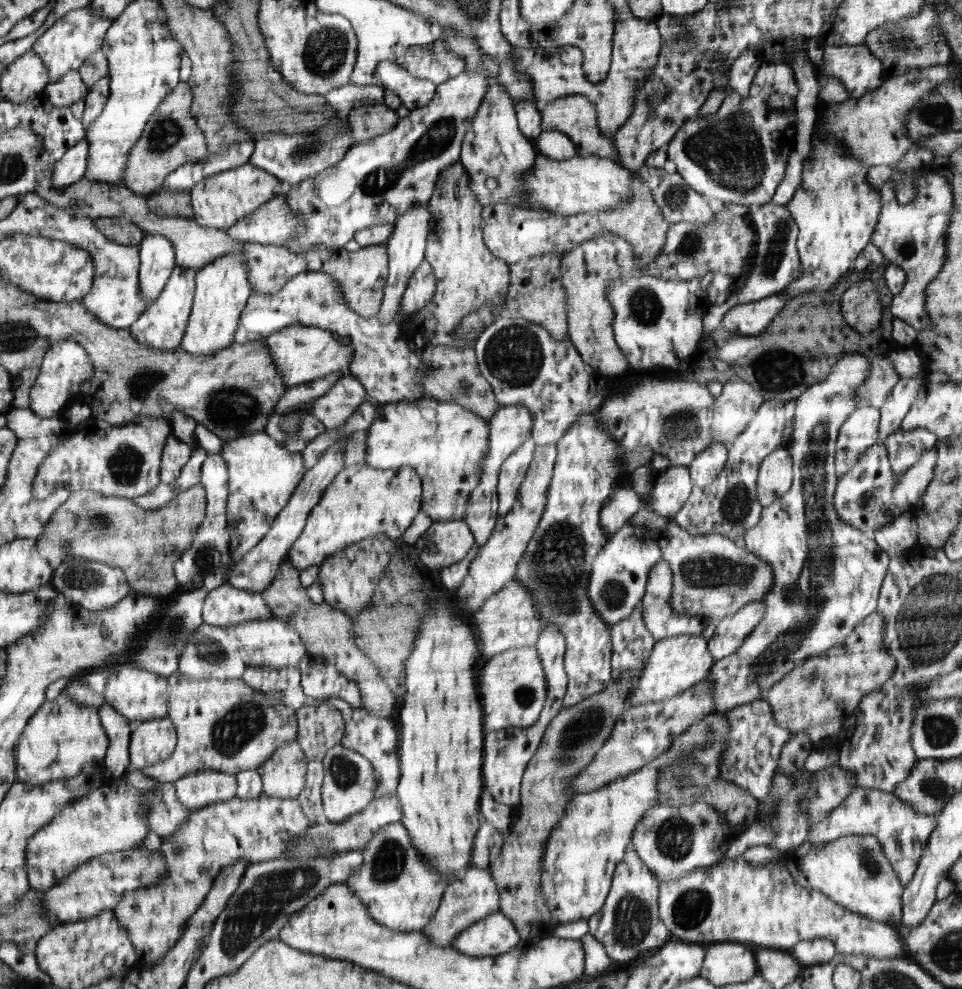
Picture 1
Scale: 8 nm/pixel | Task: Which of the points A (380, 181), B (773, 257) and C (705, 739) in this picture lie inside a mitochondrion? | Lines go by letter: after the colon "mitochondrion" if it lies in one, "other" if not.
A: mitochondrion
B: mitochondrion
C: mitochondrion

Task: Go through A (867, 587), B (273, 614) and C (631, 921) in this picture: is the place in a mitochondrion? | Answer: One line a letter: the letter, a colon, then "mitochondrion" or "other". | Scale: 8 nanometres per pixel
A: other
B: other
C: mitochondrion

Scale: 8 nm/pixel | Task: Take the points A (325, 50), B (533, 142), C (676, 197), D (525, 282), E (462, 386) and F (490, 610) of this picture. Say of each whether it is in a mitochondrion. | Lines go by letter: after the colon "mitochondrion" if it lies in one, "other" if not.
A: mitochondrion
B: other
C: mitochondrion
D: other
E: mitochondrion
F: other

